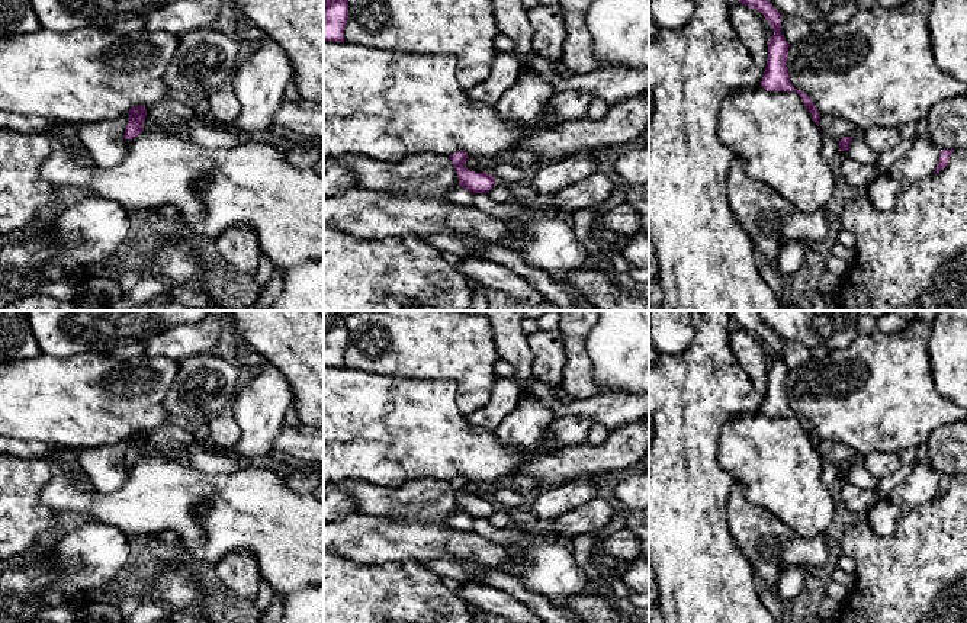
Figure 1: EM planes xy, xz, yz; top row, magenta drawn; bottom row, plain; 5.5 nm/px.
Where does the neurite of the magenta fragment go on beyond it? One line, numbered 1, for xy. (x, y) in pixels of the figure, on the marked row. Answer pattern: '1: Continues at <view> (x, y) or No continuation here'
1: No continuation here

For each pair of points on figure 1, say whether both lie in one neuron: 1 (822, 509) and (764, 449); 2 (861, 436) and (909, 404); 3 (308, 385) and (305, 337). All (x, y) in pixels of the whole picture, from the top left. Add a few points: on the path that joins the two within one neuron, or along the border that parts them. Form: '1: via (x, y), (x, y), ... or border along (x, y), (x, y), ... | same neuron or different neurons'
1: via (808, 494), (777, 463) | same neuron
2: via (873, 424), (893, 404), (898, 404) | same neuron
3: via (308, 373), (308, 349) | same neuron

